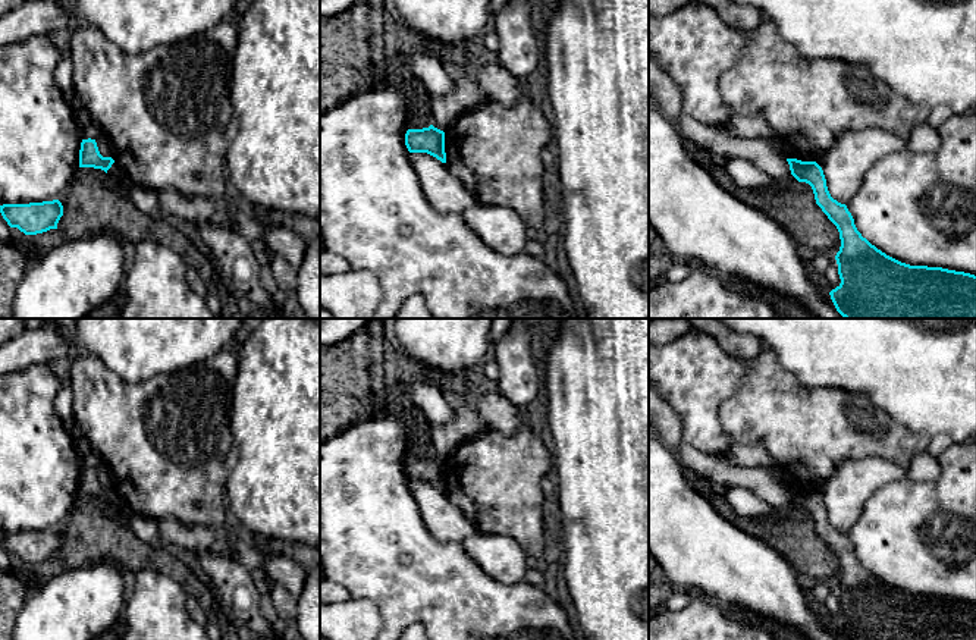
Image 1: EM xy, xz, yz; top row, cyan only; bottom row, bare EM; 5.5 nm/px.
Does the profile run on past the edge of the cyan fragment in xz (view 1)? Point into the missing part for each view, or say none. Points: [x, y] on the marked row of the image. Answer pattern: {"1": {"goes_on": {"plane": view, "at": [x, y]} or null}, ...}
{"1": {"goes_on": null}}

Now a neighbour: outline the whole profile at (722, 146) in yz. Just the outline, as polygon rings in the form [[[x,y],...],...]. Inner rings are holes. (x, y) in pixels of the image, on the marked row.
[[[684,112],[675,125],[684,138],[691,139],[699,150],[712,154],[716,160],[750,161],[773,181],[791,176],[787,159],[765,139],[732,135],[724,128],[703,125]]]

